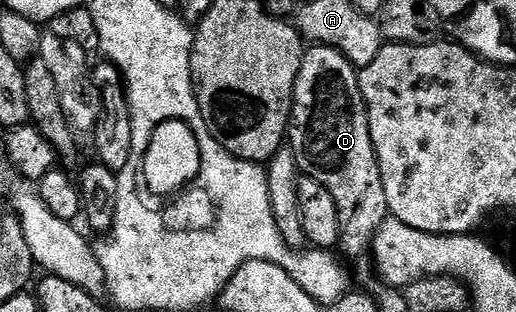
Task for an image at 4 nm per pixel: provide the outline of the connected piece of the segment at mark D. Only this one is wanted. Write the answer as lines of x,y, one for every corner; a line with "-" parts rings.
315,44
305,49
292,93
292,116
286,138
296,158
297,171
305,178
318,180
334,196
340,225
339,253
345,259
360,258
363,254
365,257
376,229
389,217
389,212
374,144
370,140
360,75
342,52

